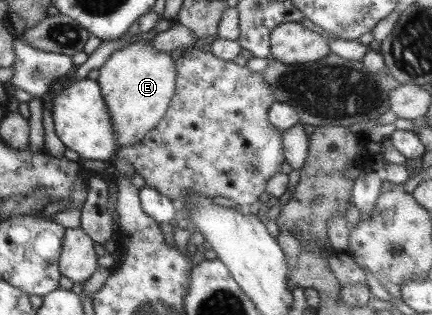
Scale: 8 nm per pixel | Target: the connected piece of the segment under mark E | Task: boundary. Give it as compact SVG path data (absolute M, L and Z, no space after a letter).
M141 39L113 51L98 71L96 82L111 119L118 149L138 143L145 133L157 126L174 97L174 60L167 52L155 50L149 40Z

